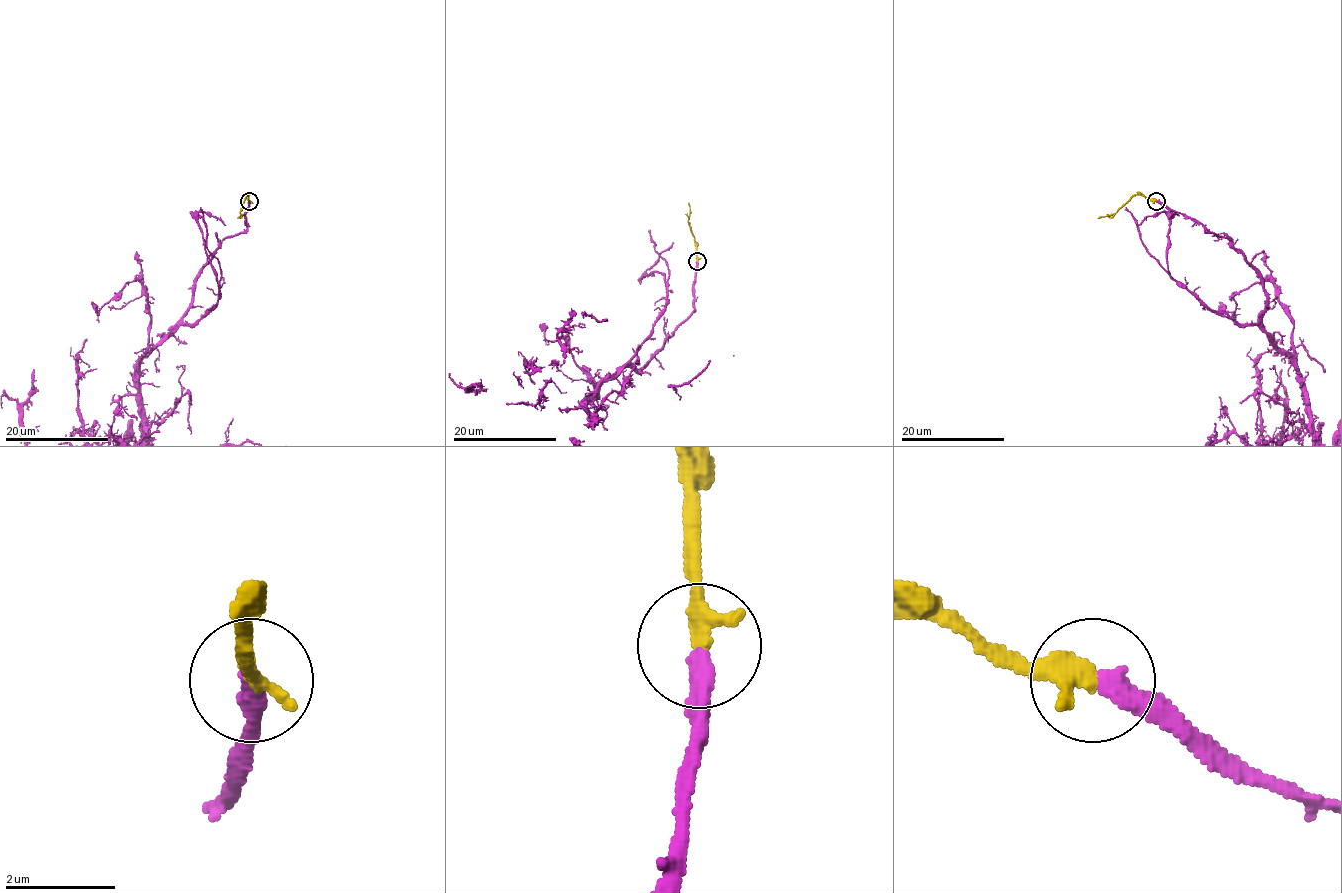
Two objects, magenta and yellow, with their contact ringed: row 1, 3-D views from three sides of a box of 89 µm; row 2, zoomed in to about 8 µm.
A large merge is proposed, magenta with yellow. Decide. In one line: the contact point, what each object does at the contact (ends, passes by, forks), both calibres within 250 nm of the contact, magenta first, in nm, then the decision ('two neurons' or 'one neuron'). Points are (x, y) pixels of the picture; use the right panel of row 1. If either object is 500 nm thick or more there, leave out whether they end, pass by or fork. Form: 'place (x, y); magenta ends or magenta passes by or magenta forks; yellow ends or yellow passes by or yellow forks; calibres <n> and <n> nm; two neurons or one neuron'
place (1156, 201); magenta ends; yellow ends; calibres 360 and 360 nm; one neuron

